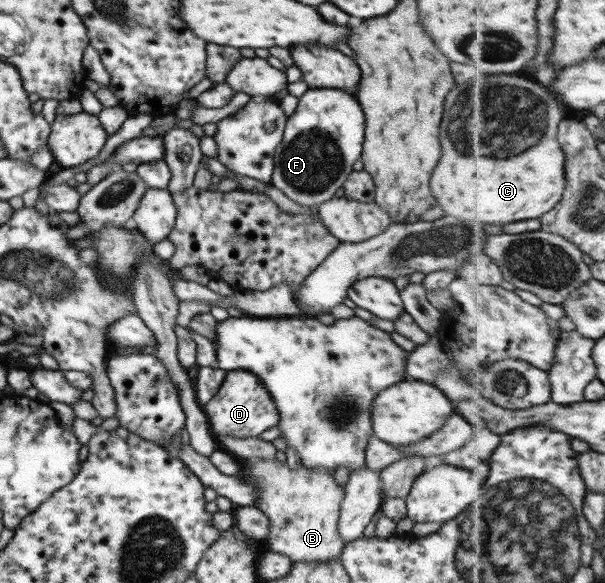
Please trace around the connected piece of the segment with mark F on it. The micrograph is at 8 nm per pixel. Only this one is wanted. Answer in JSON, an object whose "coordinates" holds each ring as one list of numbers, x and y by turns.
{"coordinates":[[309,88,299,98,293,115,288,117,284,139,276,147,273,161,274,172,270,185,279,189,285,196,299,205,320,206,334,199,347,176,353,171,357,159,361,159,361,143,365,131,365,115,359,107,356,95,347,94,332,88]]}

